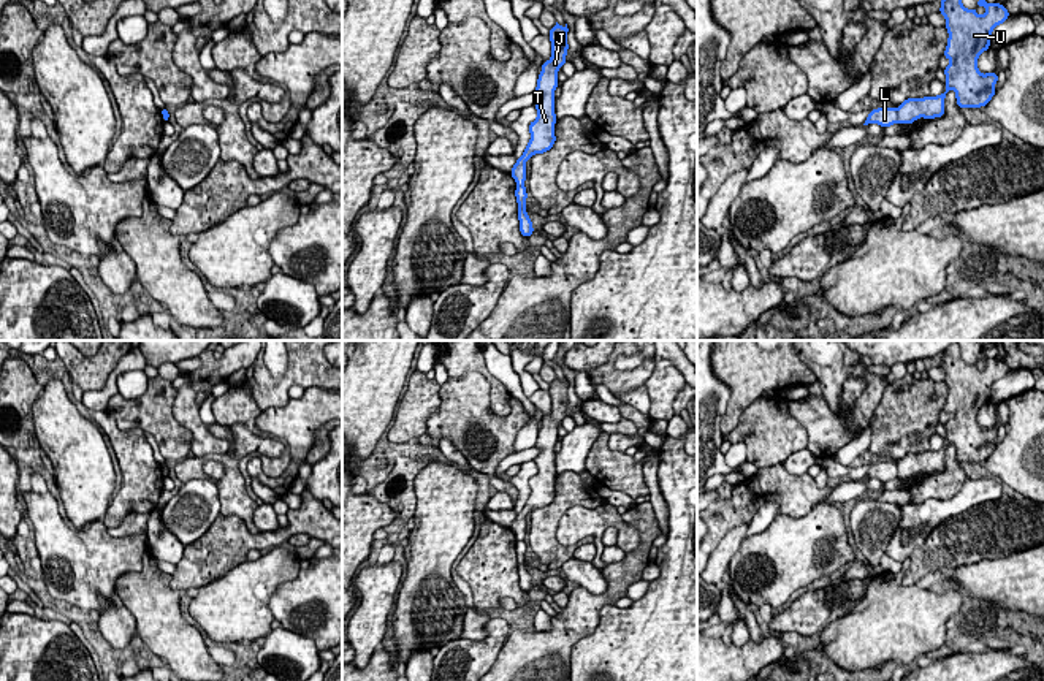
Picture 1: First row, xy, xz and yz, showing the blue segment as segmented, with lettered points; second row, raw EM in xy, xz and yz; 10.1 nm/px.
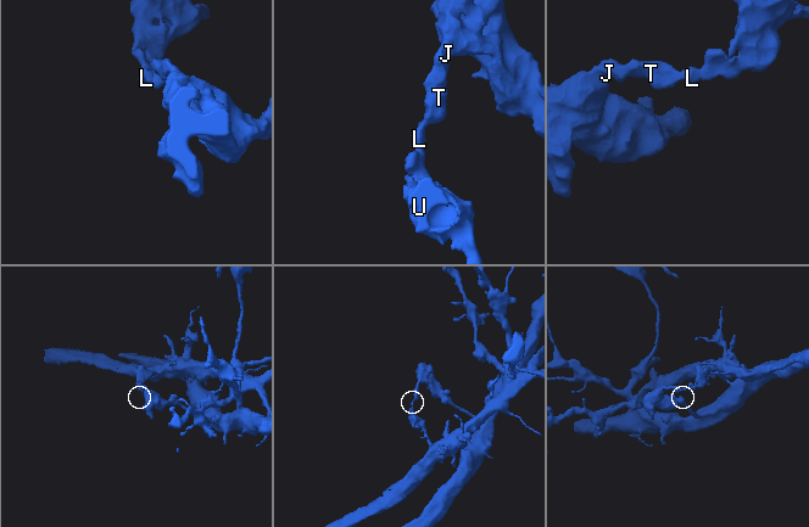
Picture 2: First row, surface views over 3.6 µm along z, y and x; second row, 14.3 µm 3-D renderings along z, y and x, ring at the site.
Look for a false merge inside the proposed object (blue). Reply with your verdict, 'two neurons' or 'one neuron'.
two neurons

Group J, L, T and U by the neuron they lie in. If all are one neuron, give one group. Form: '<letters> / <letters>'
J L T / U

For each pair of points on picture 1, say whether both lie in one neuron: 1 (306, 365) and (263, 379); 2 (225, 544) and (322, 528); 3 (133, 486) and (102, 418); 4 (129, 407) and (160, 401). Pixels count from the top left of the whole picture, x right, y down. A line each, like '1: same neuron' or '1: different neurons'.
1: same neuron
2: same neuron
3: same neuron
4: same neuron

